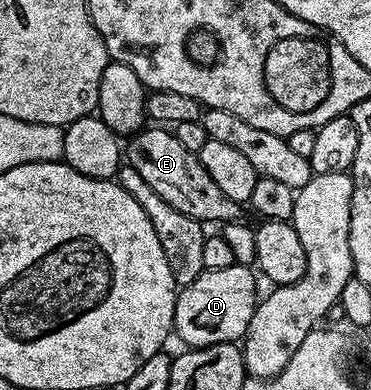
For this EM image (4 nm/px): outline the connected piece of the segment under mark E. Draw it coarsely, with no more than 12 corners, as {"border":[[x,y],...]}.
{"border":[[150,127],[125,161],[171,207],[204,225],[240,220],[240,202],[174,132]]}

